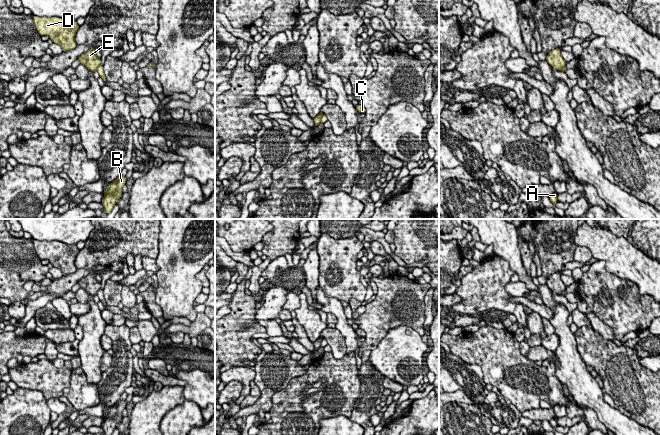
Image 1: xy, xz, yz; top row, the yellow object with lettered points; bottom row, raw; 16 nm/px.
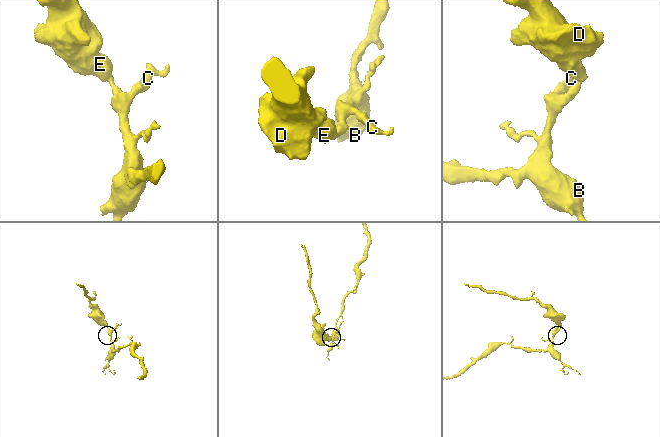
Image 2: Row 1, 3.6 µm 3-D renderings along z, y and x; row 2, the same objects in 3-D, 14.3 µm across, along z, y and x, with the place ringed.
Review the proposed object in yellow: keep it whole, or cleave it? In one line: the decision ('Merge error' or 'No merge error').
Merge error

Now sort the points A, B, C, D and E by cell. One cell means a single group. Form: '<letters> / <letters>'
A B C / D E

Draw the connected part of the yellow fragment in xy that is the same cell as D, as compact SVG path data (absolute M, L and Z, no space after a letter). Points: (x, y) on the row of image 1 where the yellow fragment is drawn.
M32 16L34 26L38 33L48 35L53 43L62 47L63 52L75 49L75 35L79 28L76 21L68 21L59 17Z

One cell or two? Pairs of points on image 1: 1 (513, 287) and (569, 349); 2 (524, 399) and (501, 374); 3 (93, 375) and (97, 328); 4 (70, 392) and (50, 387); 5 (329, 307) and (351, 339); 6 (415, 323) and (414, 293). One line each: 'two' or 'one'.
1: two
2: one
3: one
4: two
5: one
6: one

